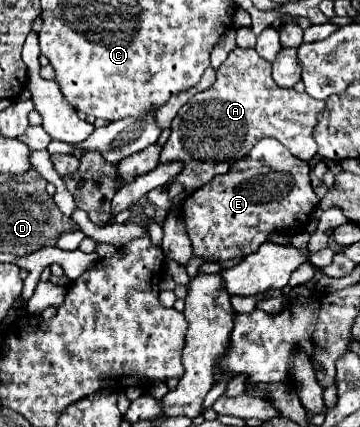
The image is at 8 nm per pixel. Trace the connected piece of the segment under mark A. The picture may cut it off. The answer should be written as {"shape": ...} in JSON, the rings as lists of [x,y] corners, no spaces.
{"shape":[[[237,47],[217,69],[217,81],[207,91],[193,95],[179,109],[171,125],[171,135],[161,149],[159,163],[181,161],[183,171],[175,177],[175,183],[181,183],[183,193],[191,195],[215,175],[227,173],[233,161],[247,155],[247,151],[265,137],[277,139],[295,157],[309,161],[317,155],[313,127],[323,107],[325,101],[279,87],[271,77],[271,63],[259,59],[255,49]]]}

